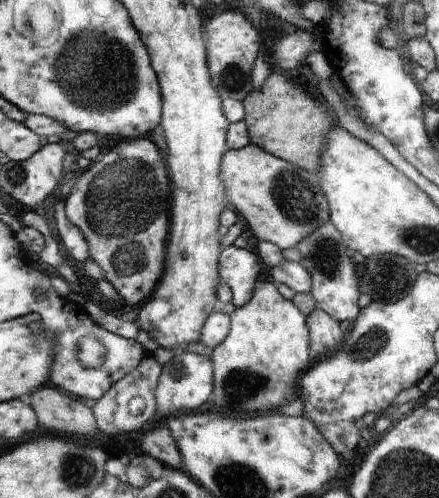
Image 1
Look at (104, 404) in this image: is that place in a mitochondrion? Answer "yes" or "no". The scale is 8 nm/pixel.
no

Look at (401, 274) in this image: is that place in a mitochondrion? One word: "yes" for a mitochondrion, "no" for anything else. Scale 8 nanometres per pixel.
yes

